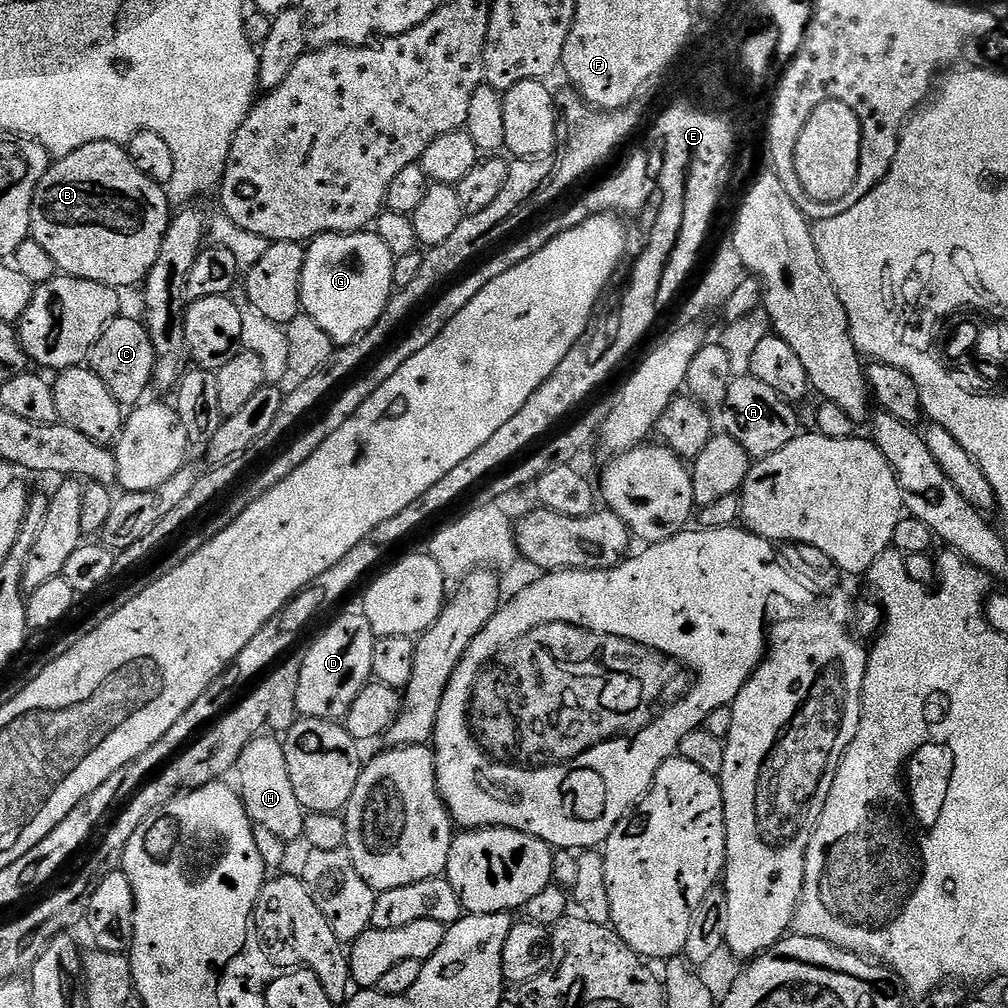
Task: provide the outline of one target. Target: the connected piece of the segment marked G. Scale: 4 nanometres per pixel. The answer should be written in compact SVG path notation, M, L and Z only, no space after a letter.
M365 230L363 232L331 232L330 234L322 234L316 237L307 245L304 253L304 265L302 266L302 286L300 287L300 306L303 315L313 319L329 335L333 345L347 346L349 344L355 344L360 337L369 332L374 325L378 322L378 318L382 318L382 310L386 310L388 301L392 299L394 295L394 289L392 287L392 266L394 258L390 254L390 250L386 250L385 244L382 242L382 238L376 236L375 231Z

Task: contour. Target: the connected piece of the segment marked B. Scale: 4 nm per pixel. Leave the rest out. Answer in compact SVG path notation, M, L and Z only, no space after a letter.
M90 142L90 146L82 146L70 154L59 157L49 167L48 173L42 178L42 182L38 182L38 190L34 194L34 202L30 210L30 226L32 227L30 236L31 239L38 242L38 246L42 246L42 250L46 250L46 254L50 254L50 258L54 258L57 269L63 275L98 282L107 288L125 290L124 288L132 288L135 284L136 287L143 285L144 281L148 279L154 262L158 262L158 254L162 250L162 242L166 238L166 230L170 219L168 208L170 209L170 201L165 185L146 178L146 174L142 174L142 170L138 170L138 166L134 166L125 145L115 144L114 142Z

